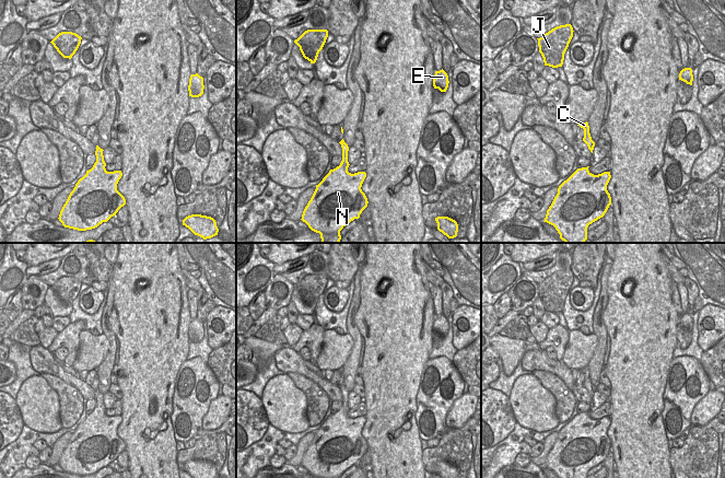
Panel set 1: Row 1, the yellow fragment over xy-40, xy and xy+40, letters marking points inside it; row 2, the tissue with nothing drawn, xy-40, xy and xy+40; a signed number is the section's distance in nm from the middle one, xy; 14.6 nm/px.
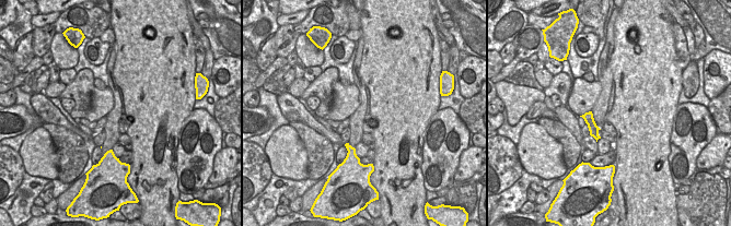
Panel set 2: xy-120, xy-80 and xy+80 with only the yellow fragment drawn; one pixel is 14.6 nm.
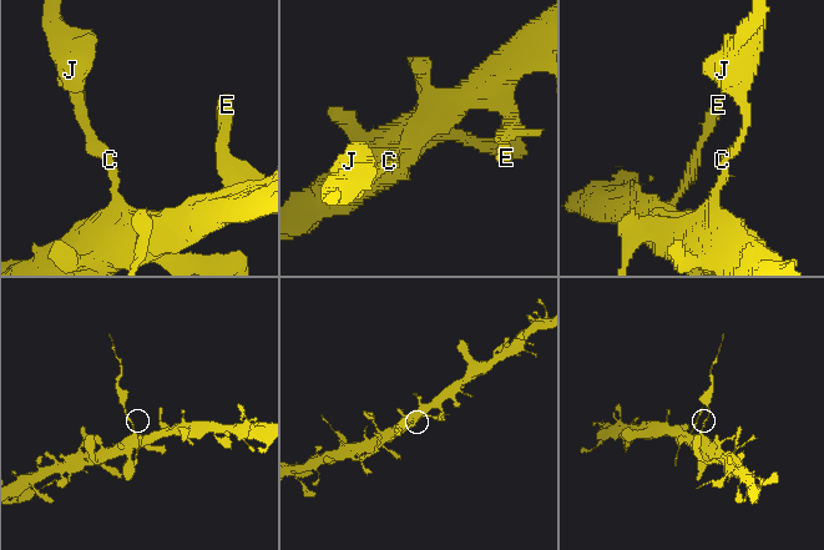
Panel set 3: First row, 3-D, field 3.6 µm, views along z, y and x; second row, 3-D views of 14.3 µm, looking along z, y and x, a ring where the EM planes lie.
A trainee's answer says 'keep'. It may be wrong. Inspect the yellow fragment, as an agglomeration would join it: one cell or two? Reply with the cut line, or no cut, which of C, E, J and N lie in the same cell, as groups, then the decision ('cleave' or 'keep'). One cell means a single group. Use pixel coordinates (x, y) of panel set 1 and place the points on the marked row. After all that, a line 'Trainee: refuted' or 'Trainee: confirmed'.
xy+40 (586, 142), (594, 146) | C J / E N | cleave
Trainee: refuted

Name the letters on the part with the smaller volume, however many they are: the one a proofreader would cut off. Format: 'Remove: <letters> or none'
Remove: C, J

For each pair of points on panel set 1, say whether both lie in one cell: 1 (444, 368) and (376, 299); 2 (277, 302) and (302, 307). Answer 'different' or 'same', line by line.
1: different
2: different

